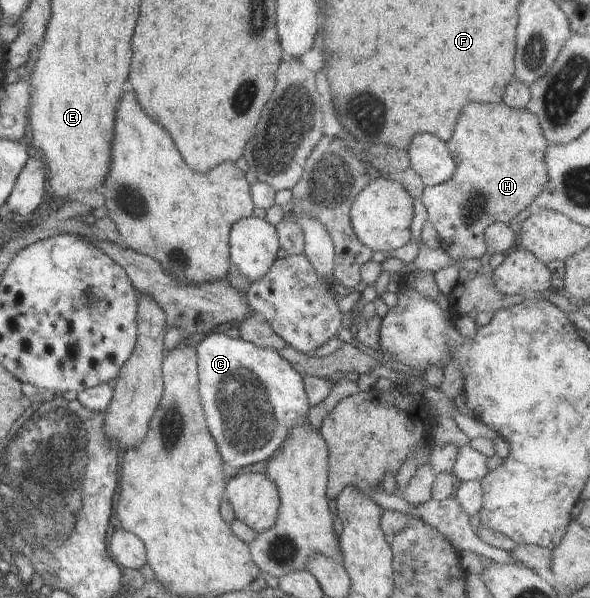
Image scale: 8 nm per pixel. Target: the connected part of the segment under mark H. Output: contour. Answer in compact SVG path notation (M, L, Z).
M470 103L462 109L458 115L454 135L448 141L452 159L456 163L456 169L452 177L443 184L425 186L422 193L422 203L426 207L430 223L439 235L439 247L454 259L456 269L463 260L469 258L480 259L485 253L485 229L492 223L500 222L509 224L518 213L534 201L548 181L546 169L546 147L548 141L542 135L538 119L534 119L526 109L510 109L504 103L492 105L492 103Z

